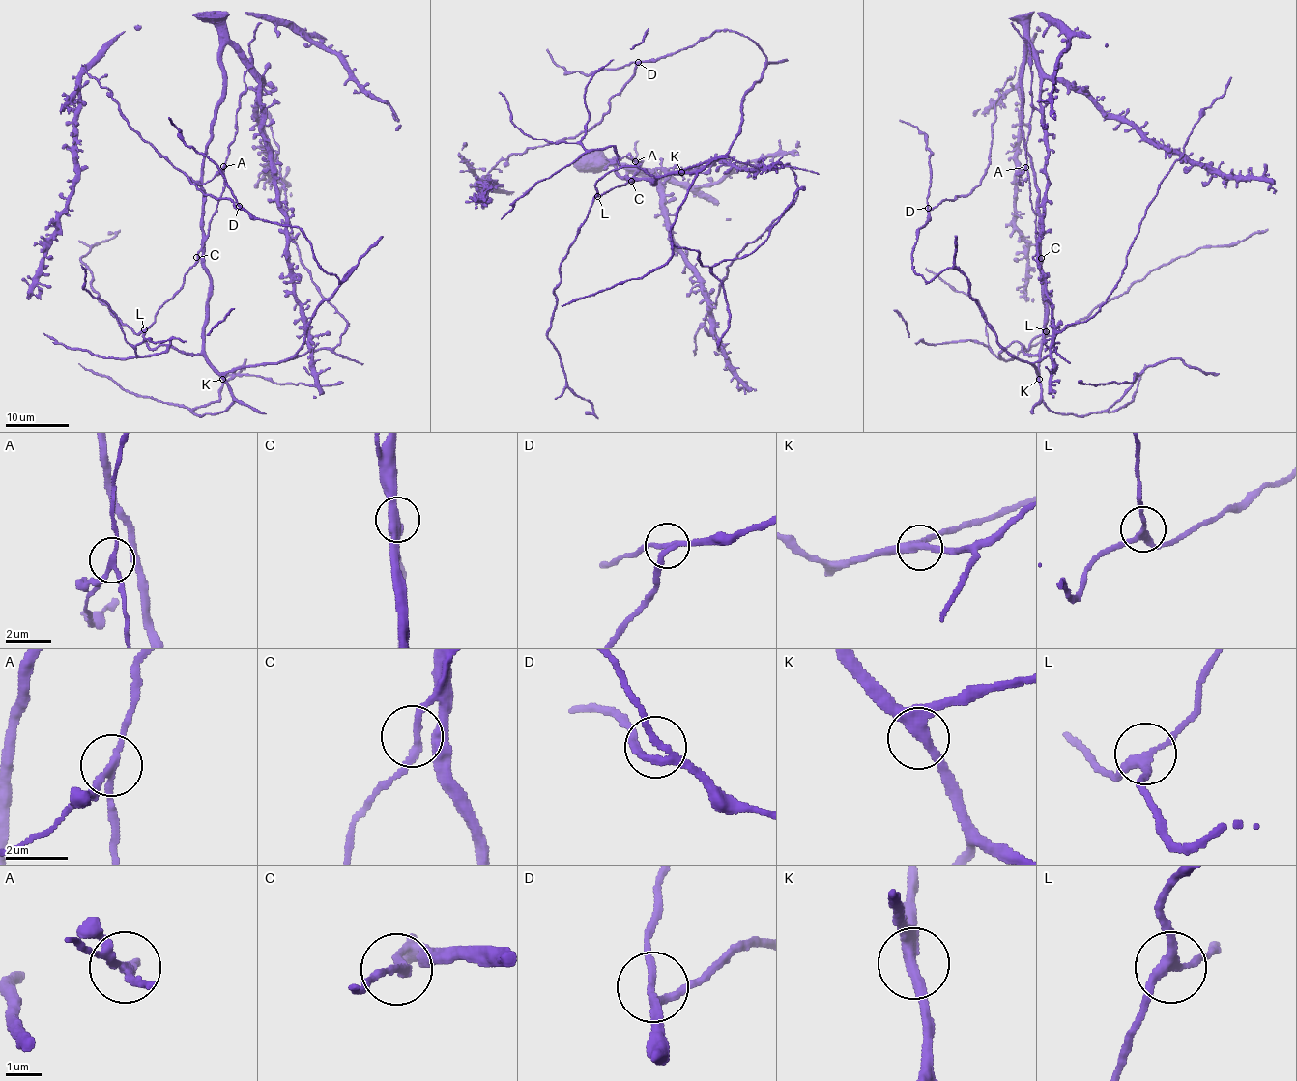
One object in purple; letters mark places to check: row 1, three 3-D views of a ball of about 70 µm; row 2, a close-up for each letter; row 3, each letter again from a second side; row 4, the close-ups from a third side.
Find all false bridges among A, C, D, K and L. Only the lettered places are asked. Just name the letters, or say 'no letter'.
A

